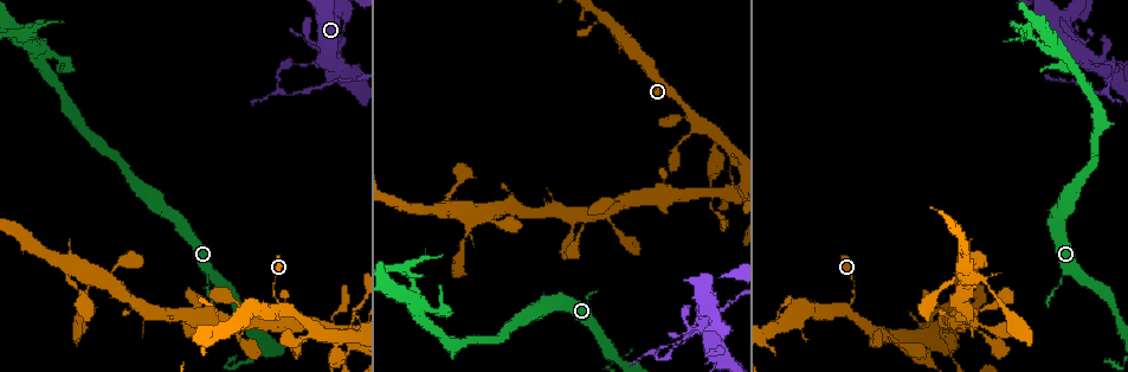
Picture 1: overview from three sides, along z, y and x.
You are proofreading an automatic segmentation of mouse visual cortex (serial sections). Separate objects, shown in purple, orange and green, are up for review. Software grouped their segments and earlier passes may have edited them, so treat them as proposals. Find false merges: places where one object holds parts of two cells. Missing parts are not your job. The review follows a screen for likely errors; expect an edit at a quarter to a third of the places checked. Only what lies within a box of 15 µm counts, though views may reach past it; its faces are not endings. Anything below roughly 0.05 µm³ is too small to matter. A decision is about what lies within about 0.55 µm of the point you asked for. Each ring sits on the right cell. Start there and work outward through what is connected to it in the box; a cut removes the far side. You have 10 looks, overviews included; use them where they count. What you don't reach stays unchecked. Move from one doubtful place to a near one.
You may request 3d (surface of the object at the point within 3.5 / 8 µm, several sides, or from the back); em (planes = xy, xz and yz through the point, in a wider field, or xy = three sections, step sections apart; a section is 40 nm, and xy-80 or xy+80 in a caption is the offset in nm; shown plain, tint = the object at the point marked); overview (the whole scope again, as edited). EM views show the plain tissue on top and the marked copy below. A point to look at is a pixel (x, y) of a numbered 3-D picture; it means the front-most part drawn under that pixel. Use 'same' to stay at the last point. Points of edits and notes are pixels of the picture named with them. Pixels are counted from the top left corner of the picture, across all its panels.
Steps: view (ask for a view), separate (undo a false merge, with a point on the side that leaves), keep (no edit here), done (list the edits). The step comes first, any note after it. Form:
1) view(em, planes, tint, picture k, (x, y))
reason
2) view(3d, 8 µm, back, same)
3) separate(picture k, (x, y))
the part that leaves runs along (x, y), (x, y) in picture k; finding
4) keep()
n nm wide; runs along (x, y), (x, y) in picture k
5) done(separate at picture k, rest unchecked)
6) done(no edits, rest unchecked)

view(3d, 3.5 µm, picture 1, (1045, 47))
four or more arms meet

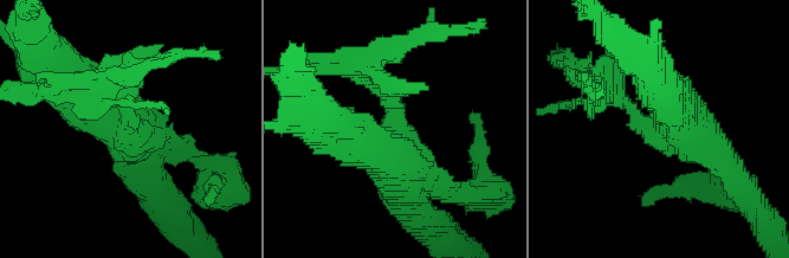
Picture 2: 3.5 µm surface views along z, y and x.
view(em, planes, tint, picture 2, (659, 129))
4 arms; arms of 200, 200, 400, 600 nm

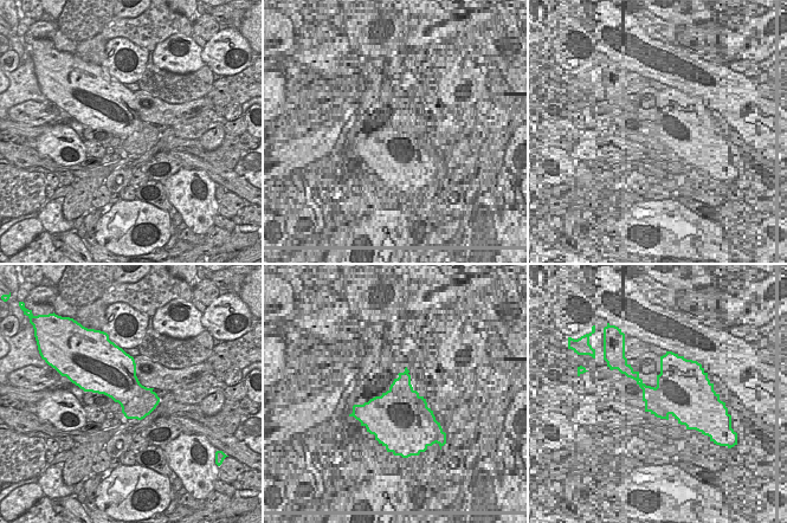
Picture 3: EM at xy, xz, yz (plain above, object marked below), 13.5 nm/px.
separate(picture 2, (618, 77))
the part that leaves runs along (636, 113), (567, 62) in picture 2; two cells meet here

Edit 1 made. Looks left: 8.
view(overview)
see it whole again

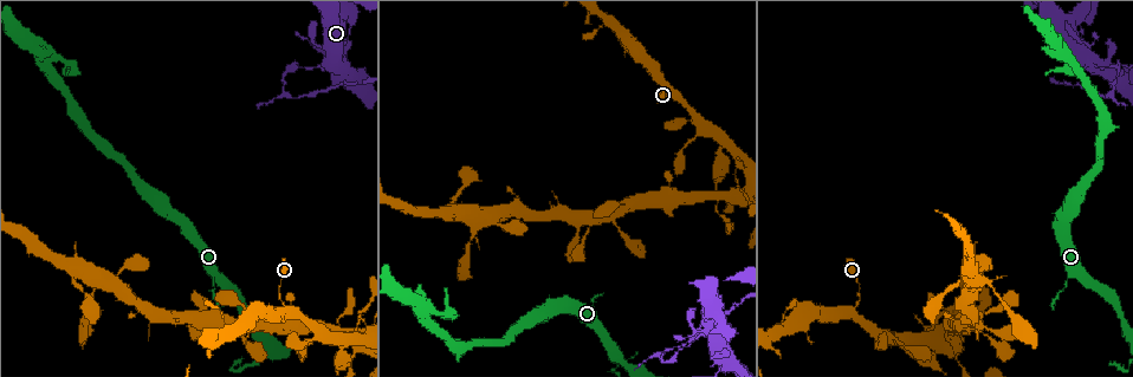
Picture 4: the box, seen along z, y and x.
view(3d, 3.5 µm, picture 4, (323, 337))
four arms meet

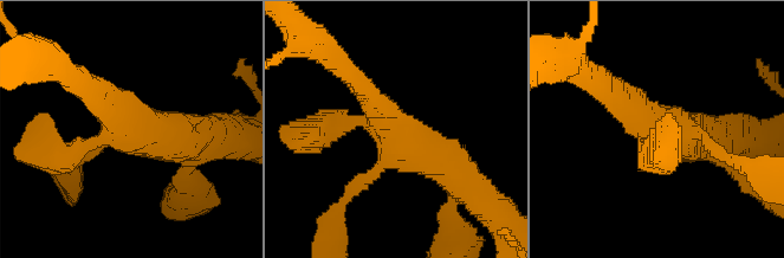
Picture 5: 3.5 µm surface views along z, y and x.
view(em, xy, step 2, tint, picture 5, (395, 128))

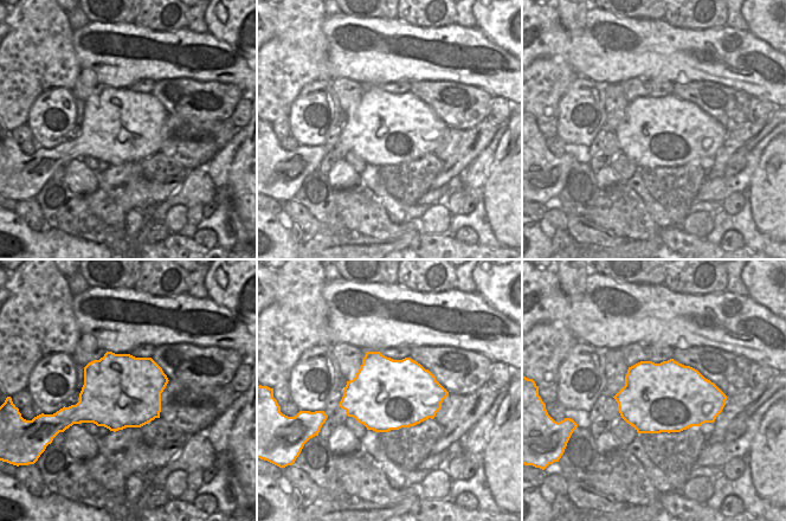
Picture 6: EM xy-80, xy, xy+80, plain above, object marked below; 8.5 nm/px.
keep()
arms of 200, 200, 300, 500 nm; runs along (364, 91), (401, 137), (470, 188) in picture 5; continuous, no second cell

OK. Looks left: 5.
view(3d, 3.5 µm, picture 4, (742, 157))

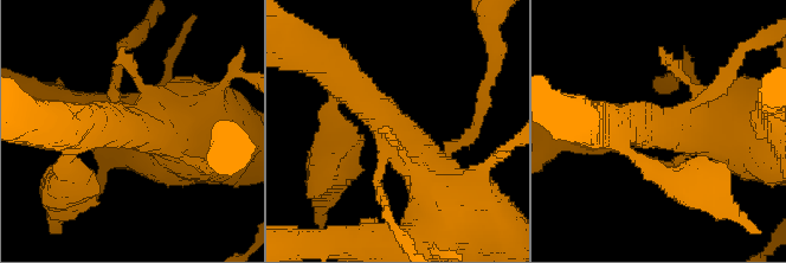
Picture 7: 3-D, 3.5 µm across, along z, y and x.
view(em, xy, step 5, tint, picture 7, (667, 127))

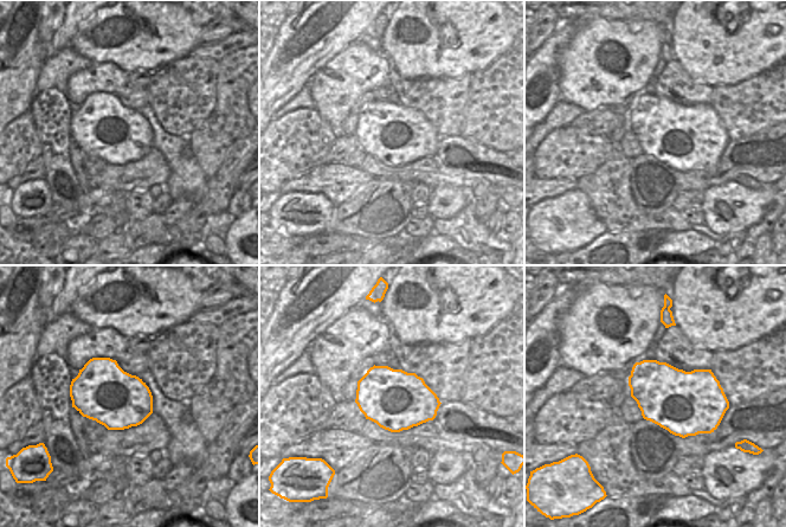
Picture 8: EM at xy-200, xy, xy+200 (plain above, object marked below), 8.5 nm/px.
keep()
runs along (336, 76), (420, 160), (438, 197) in picture 7; one cell here

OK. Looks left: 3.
view(3d, 3.5 µm, picture 4, (981, 313))
narrows sharply

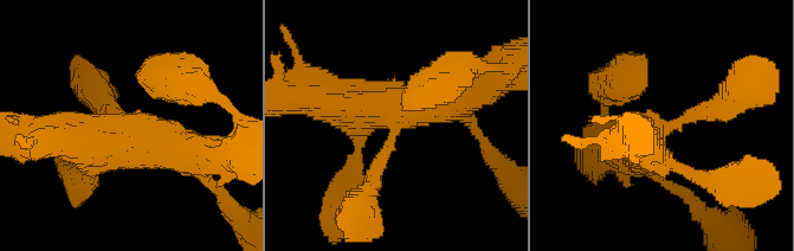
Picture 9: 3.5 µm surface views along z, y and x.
view(em, planes, tint, picture 9, (661, 129))
4 arms; arms of 150, 200, 500, 500 nm

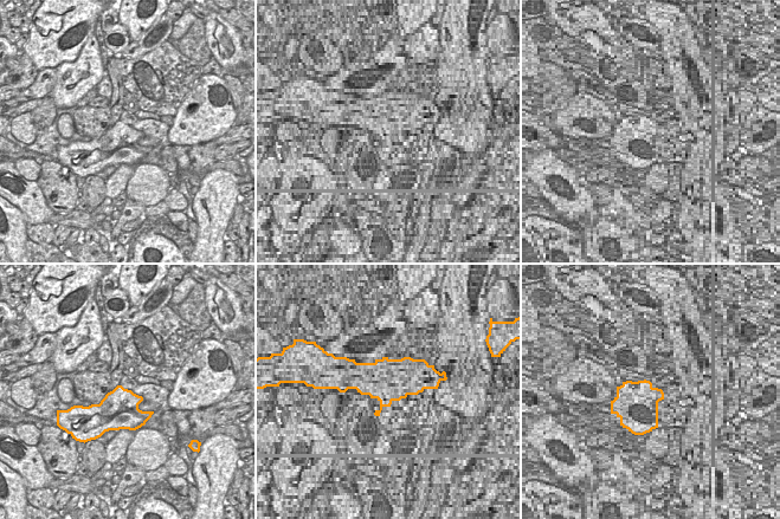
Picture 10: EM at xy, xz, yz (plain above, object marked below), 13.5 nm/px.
keep()
runs along (204, 154), (165, 143), (47, 139) in picture 9; continuous, no second cell

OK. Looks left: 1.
done(separate at picture 2, rest unchecked)

